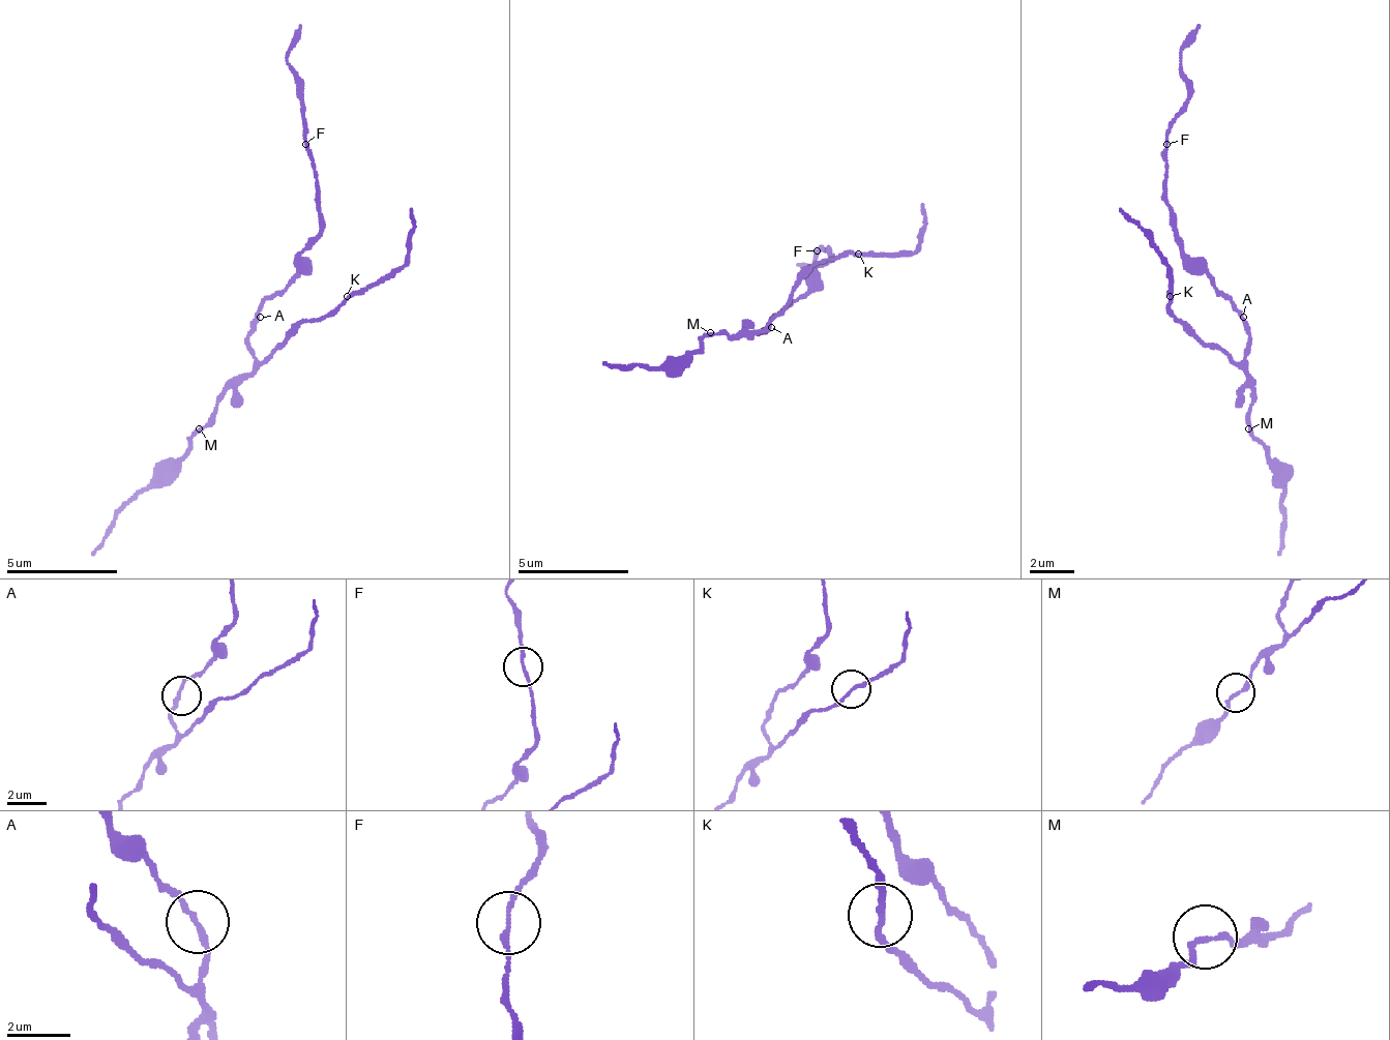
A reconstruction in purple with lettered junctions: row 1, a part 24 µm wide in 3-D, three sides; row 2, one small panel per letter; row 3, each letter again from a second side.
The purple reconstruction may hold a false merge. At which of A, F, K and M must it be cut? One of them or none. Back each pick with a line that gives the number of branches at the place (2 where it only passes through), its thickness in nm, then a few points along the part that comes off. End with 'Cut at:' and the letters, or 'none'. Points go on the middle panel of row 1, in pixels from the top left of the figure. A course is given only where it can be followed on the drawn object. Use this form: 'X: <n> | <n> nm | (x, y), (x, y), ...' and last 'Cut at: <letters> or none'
K: 2 | 180 nm | (860, 255), (893, 255), (915, 243), (921, 238), (921, 205)
Cut at: K

